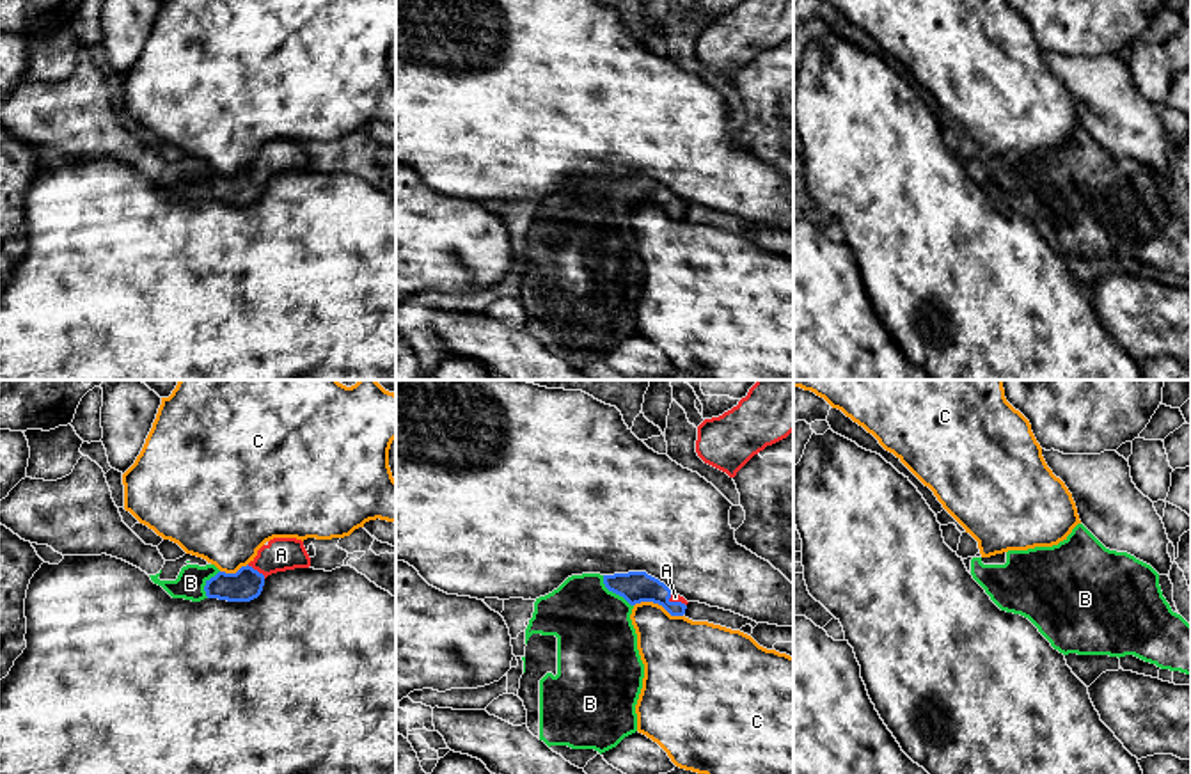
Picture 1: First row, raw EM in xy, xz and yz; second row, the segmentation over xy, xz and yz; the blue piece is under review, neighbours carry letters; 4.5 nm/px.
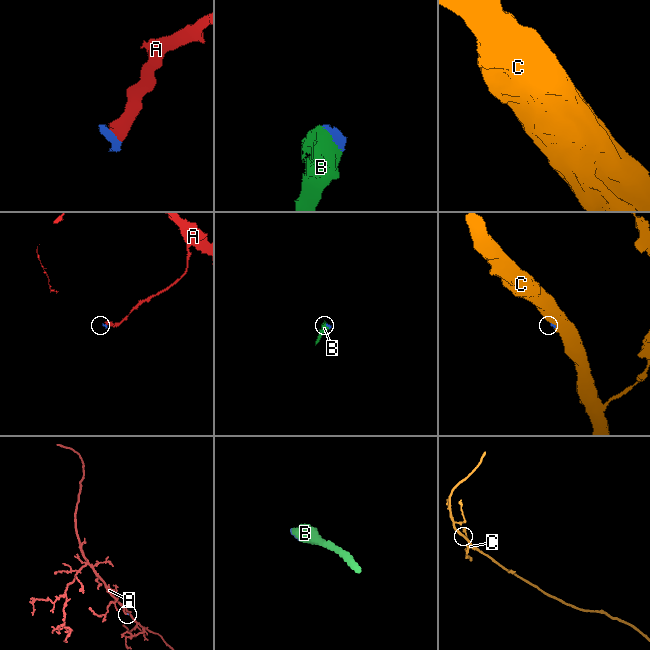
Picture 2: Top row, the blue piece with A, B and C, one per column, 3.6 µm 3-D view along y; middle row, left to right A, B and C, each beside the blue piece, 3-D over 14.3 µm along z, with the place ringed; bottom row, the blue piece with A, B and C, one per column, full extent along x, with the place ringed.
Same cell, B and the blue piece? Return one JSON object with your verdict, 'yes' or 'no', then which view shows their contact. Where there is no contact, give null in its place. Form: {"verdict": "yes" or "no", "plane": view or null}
{"verdict": "yes", "plane": "xz"}

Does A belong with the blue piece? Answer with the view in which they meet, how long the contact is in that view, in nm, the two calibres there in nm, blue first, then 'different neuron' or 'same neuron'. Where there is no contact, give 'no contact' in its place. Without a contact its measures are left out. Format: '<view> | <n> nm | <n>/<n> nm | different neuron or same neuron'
xy | 110 nm | 150/150 nm | same neuron

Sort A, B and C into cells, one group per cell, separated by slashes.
A B / C

